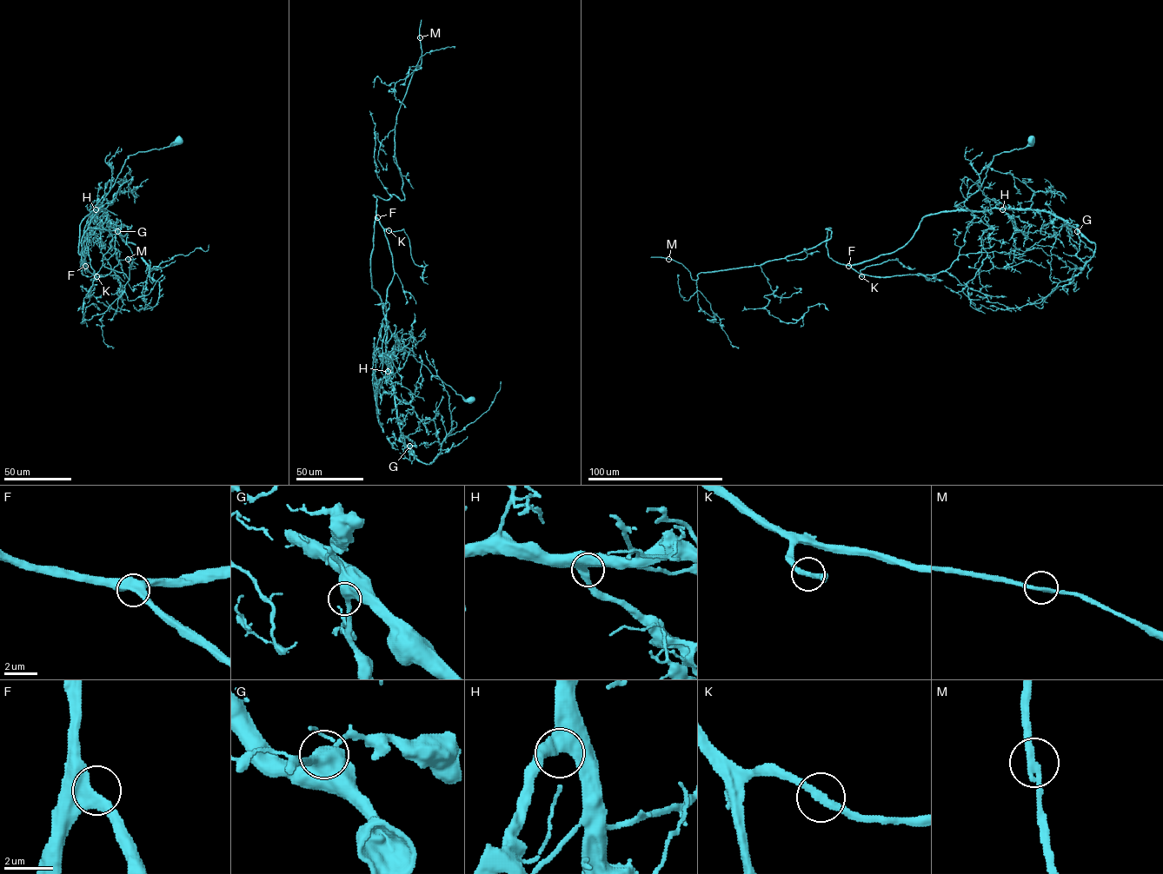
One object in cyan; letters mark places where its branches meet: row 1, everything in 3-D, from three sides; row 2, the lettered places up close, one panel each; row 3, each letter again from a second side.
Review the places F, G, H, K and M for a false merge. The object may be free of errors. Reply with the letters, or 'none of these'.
none of these

